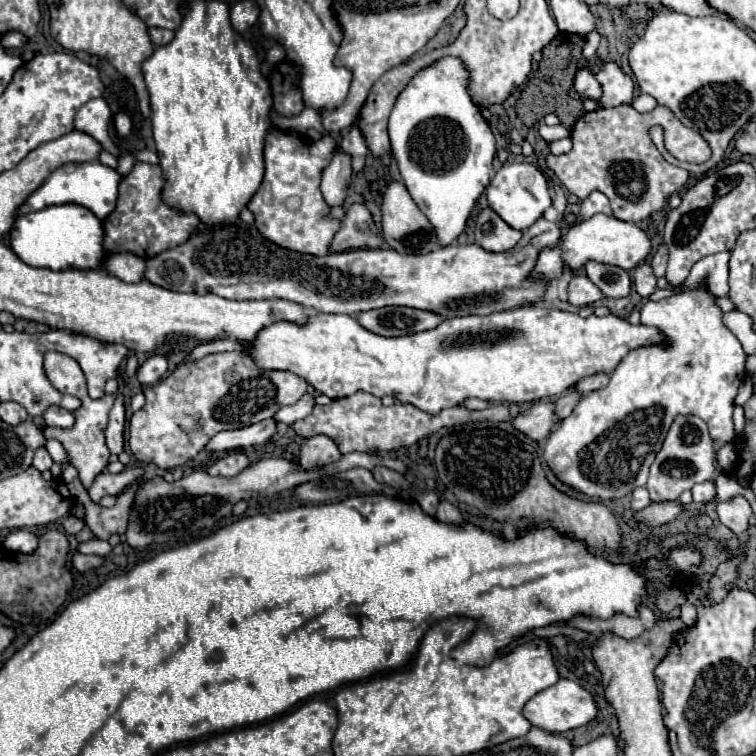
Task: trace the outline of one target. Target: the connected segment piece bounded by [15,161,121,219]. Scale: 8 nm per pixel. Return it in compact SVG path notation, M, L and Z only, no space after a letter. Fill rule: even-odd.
M91 161L91 163L79 163L79 165L71 165L71 167L59 167L55 169L39 189L35 189L25 203L17 209L15 215L25 215L25 213L33 213L33 211L41 211L49 205L63 205L63 203L77 203L83 205L87 209L91 209L95 213L95 217L105 219L113 209L115 209L115 201L117 201L117 187L119 187L121 175L107 167L101 165L99 161Z

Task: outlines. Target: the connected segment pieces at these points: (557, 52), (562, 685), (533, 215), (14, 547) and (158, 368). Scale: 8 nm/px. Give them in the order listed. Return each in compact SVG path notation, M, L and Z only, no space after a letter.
M559 33L545 49L543 49L543 61L539 63L537 73L529 79L525 85L521 97L517 99L515 111L519 119L527 125L533 127L537 121L541 121L545 115L555 113L561 119L561 125L567 129L573 127L573 123L585 113L583 105L575 99L569 97L569 89L573 85L573 77L577 71L577 63L581 59L581 49L583 49L585 39L581 35L571 35L571 33Z
M559 679L555 685L543 689L541 693L537 693L525 705L523 715L535 727L541 727L541 729L551 731L551 733L563 733L563 731L577 729L577 727L587 725L589 721L593 721L597 717L597 705L593 701L593 695L585 687L581 687L579 683L575 683L571 679Z
M507 163L503 165L495 177L491 179L489 187L485 189L487 195L487 203L489 207L513 229L527 229L531 227L547 207L551 207L551 195L549 195L549 185L547 179L543 177L543 173L531 165L531 163Z
M19 529L19 531L11 531L7 535L7 539L3 541L3 547L9 551L17 551L17 553L33 553L39 545L39 537L33 531L27 529Z
M151 355L139 369L137 369L137 379L141 385L153 385L159 379L163 379L163 375L167 373L167 357L165 355Z

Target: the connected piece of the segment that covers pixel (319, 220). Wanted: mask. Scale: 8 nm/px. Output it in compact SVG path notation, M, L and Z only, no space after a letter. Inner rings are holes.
M279 129L269 131L267 141L265 141L265 179L263 179L263 185L259 187L259 191L247 203L247 209L255 215L255 225L261 235L265 235L269 241L273 241L285 249L293 249L299 253L311 253L311 255L327 255L329 253L329 245L331 245L337 229L341 227L341 221L329 217L331 207L325 203L325 199L319 191L319 181L321 181L323 169L329 165L329 161L333 157L333 151L335 151L335 139L331 135L323 135L323 139L319 139L319 141L301 141L297 135L293 137ZM293 199L295 199L295 205L289 207L287 201L293 201Z

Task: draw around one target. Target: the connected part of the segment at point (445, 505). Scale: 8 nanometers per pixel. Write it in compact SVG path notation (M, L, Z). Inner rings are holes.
M441 501L439 509L437 509L437 519L441 523L453 523L453 525L465 525L463 517L459 513L457 507L453 507L449 501Z

